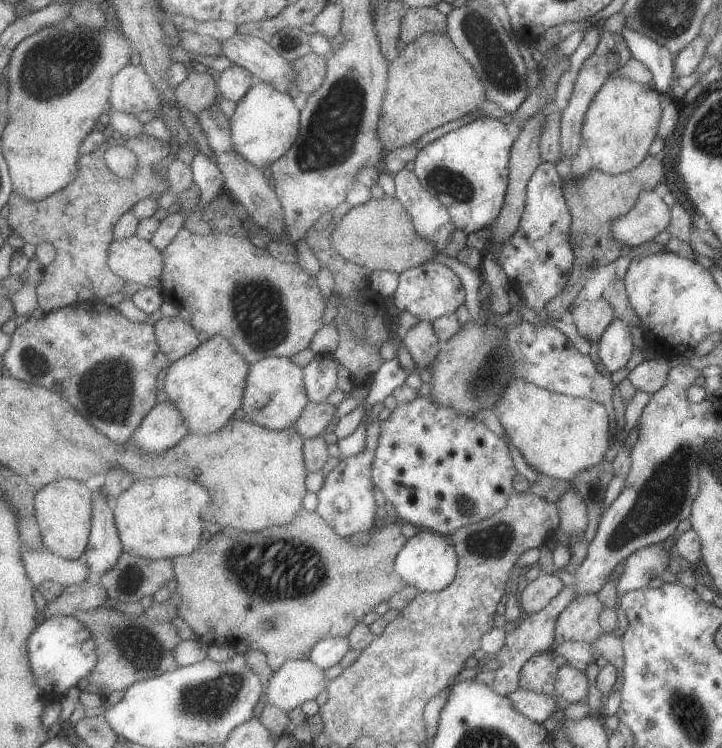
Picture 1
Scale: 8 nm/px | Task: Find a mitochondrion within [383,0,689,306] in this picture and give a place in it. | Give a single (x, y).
(496, 65)

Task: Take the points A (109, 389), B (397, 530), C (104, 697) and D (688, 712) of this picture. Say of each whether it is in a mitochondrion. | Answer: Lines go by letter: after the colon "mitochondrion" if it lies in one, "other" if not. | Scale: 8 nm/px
A: mitochondrion
B: other
C: other
D: mitochondrion

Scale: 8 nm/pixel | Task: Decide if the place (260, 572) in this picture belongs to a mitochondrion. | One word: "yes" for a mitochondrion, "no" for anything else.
yes

